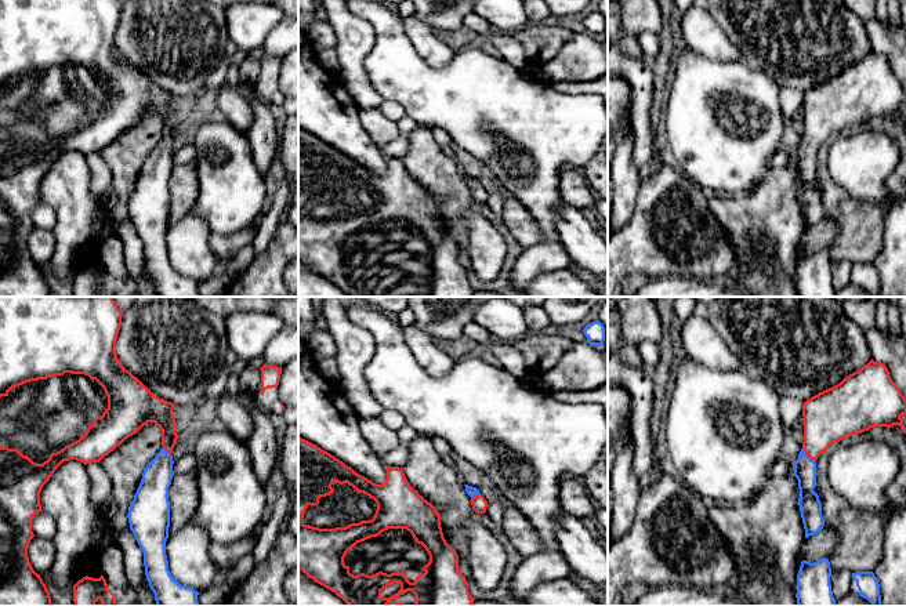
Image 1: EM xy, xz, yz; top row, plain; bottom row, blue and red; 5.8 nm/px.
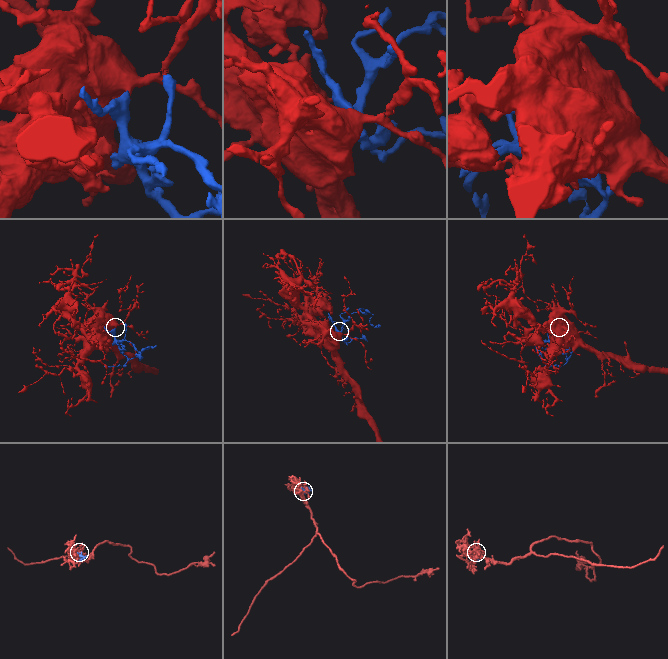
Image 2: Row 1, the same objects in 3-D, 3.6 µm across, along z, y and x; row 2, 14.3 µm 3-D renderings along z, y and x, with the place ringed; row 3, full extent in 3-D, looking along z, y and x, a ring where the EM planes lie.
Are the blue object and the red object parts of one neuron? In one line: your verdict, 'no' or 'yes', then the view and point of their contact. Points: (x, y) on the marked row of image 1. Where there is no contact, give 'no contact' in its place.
yes; meets blue in yz at (807, 456)

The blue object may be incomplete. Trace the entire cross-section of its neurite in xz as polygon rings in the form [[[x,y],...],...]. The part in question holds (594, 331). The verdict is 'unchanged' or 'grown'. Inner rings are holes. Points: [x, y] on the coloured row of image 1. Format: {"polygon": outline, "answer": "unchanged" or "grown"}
{"polygon": [[[599,320],[587,324],[583,330],[590,345],[604,345],[605,341],[605,327]]], "answer": "unchanged"}

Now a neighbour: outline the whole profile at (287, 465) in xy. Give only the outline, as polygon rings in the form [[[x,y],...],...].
[[[298,422],[280,433],[280,457],[276,473],[290,483],[291,502],[287,530],[298,540]]]

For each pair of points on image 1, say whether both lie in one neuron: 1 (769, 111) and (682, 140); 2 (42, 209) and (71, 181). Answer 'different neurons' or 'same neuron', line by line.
1: same neuron
2: different neurons

